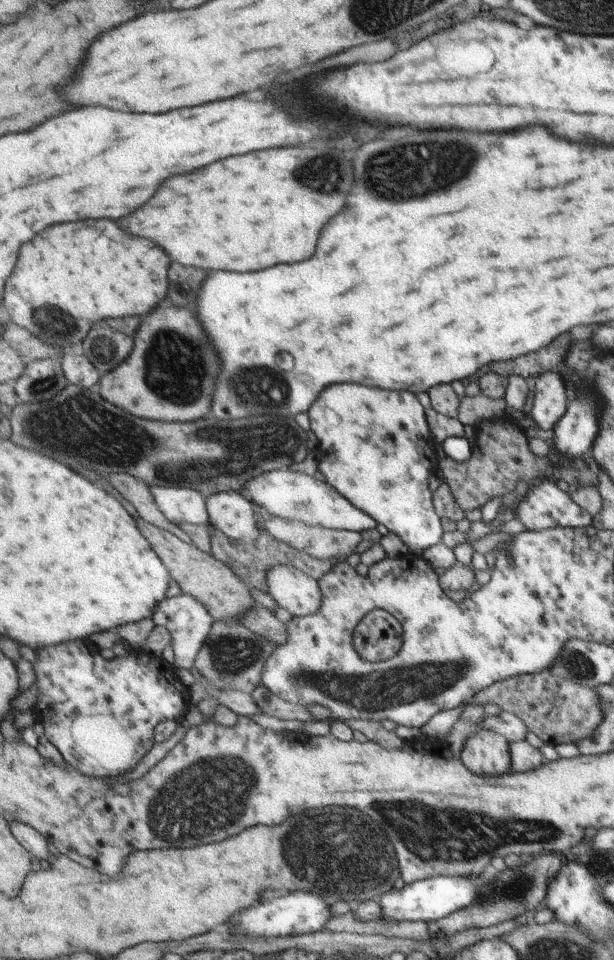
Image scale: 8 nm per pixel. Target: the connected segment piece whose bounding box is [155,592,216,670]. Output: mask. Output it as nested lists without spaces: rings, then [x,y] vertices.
[[[183,592],[181,595],[165,600],[155,614],[155,621],[158,626],[169,628],[173,634],[173,645],[177,652],[177,666],[190,670],[196,664],[203,648],[207,646],[216,620],[207,605],[200,602],[195,596]]]

